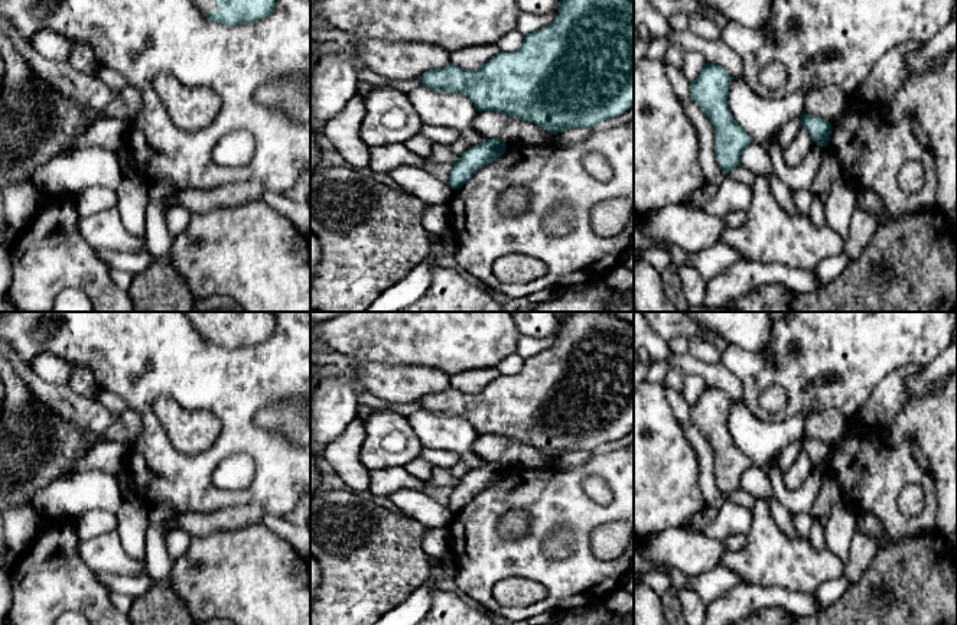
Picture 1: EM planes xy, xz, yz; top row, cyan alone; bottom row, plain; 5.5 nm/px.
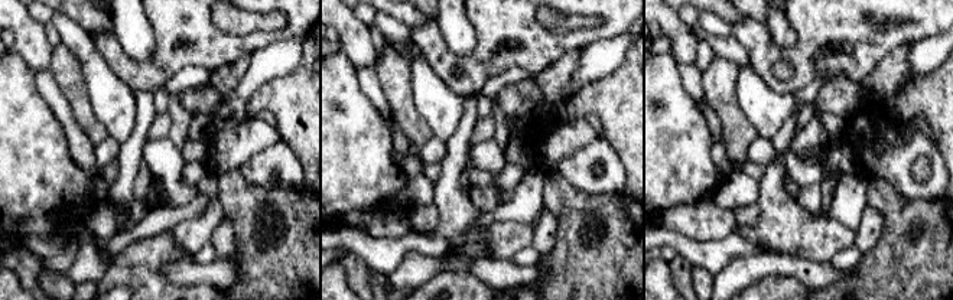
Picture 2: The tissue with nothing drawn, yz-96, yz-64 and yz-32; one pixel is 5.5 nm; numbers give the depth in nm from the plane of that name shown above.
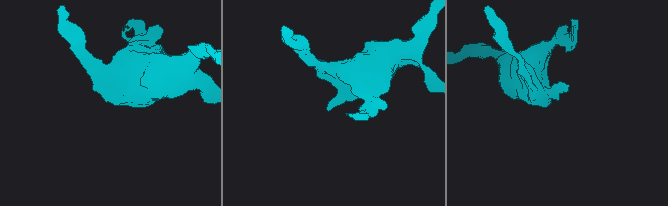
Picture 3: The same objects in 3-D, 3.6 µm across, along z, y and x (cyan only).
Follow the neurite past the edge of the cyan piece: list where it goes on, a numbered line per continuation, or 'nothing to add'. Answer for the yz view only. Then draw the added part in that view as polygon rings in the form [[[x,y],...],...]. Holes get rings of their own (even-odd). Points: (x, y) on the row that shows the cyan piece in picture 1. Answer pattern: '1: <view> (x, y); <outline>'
nothing to add

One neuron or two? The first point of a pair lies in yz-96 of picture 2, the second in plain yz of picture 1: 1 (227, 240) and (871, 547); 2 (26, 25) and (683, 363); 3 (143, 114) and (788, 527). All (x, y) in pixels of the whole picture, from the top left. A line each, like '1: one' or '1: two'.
1: one
2: two
3: two

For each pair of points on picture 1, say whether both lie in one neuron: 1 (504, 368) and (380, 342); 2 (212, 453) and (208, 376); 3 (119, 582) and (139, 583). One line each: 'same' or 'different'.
1: different
2: same
3: same

